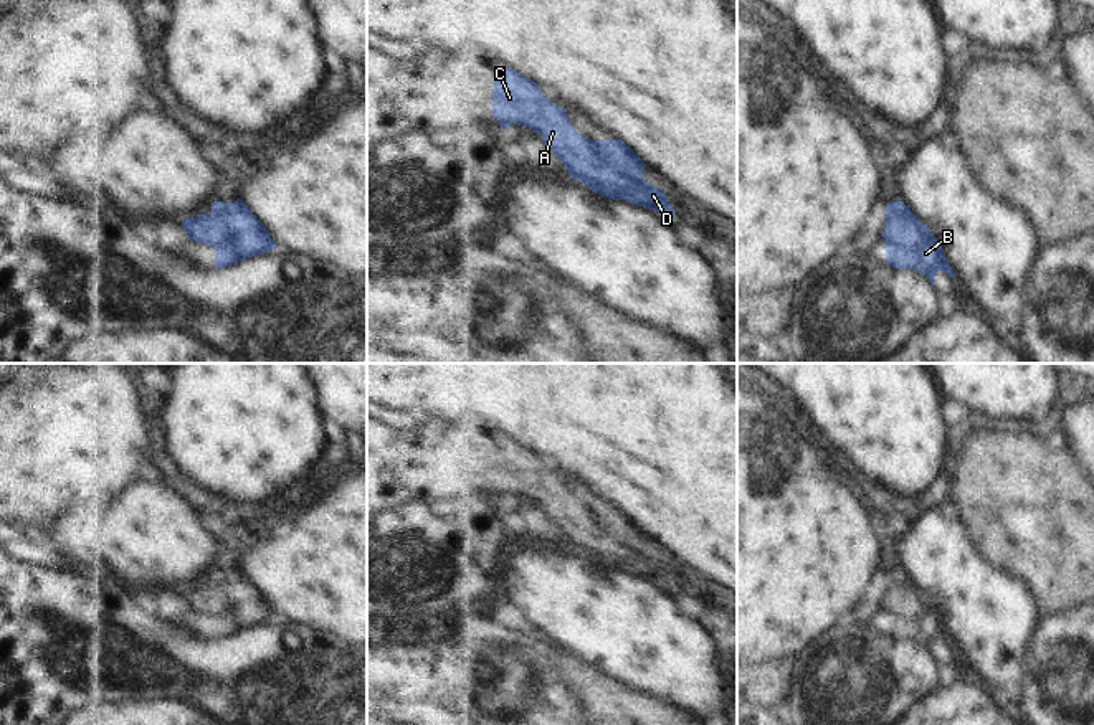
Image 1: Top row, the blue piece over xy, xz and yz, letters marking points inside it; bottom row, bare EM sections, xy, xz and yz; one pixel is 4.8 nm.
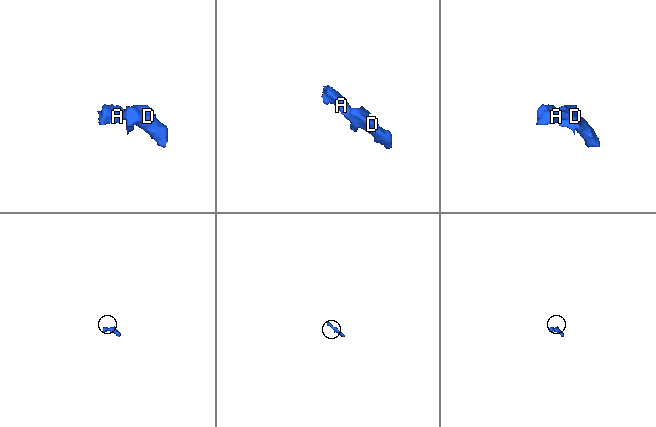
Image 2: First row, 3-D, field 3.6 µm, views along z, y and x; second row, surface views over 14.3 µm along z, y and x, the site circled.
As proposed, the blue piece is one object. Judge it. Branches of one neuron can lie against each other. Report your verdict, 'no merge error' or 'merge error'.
no merge error

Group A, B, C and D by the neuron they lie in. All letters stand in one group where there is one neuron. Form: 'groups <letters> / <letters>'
groups A B C D

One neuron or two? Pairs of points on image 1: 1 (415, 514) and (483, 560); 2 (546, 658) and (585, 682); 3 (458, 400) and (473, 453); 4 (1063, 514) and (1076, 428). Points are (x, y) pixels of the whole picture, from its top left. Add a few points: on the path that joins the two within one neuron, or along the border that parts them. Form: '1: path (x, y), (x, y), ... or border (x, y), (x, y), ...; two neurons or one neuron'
1: path (438, 522), (471, 525), (483, 537); one neuron
2: border (557, 644), (564, 656), (562, 668); two neurons
3: border (427, 418), (483, 423), (499, 440); two neurons
4: border (1068, 451), (1076, 463); two neurons

